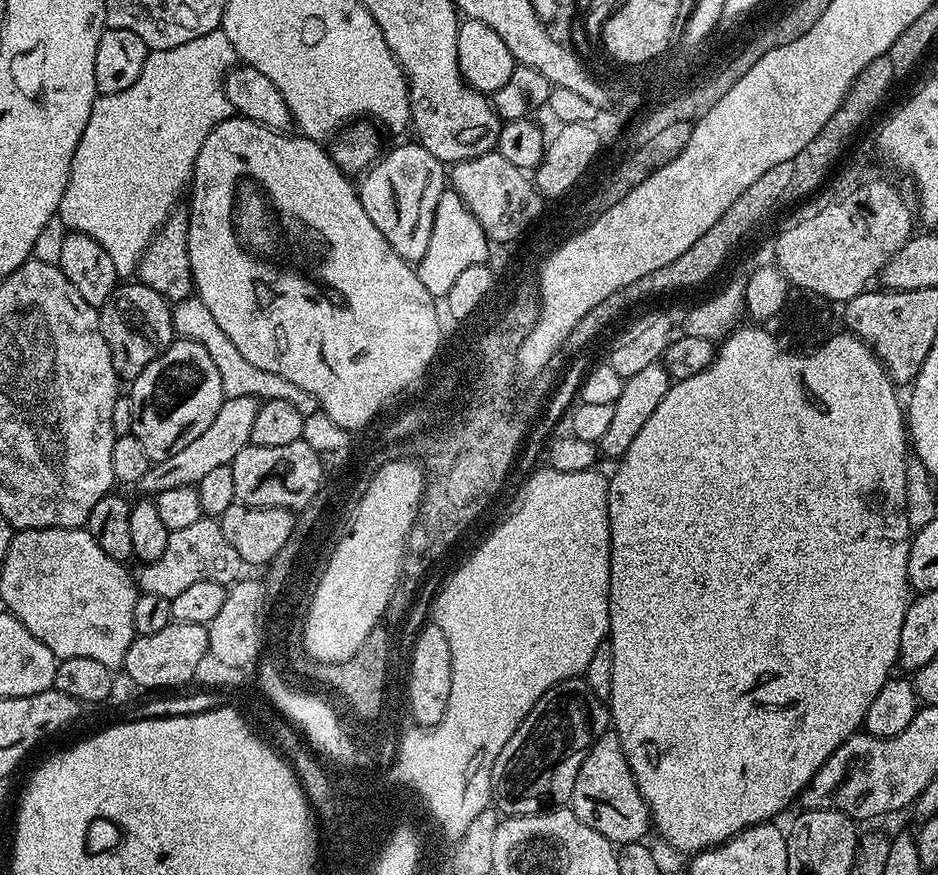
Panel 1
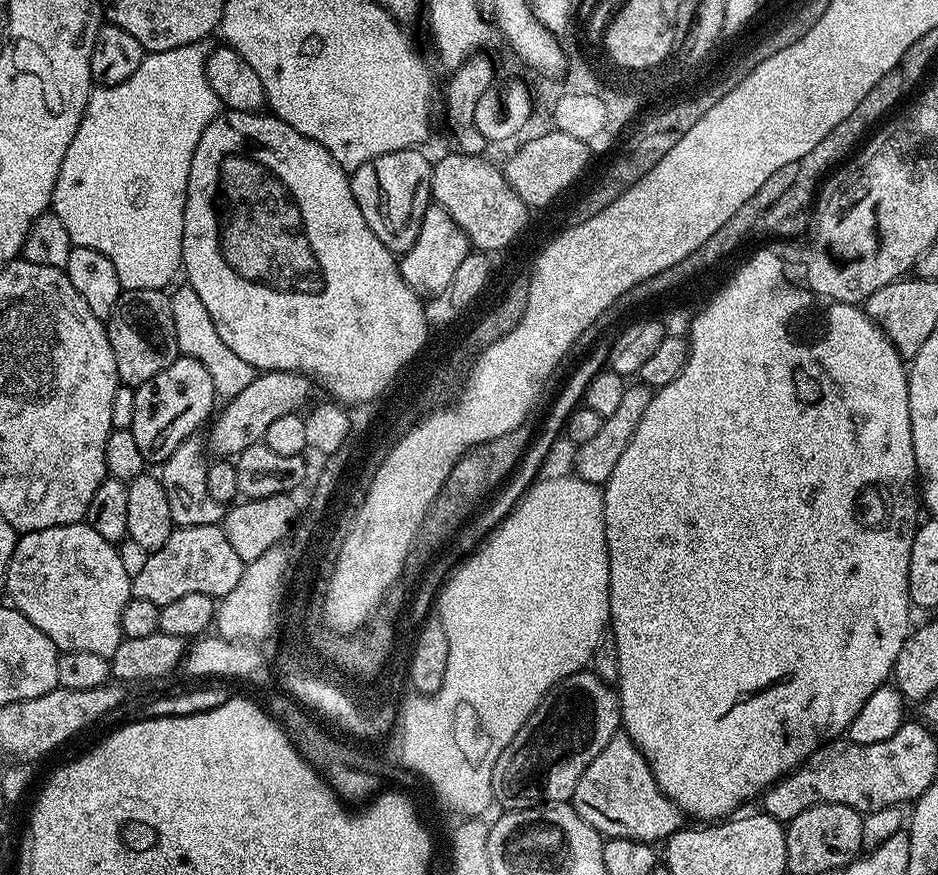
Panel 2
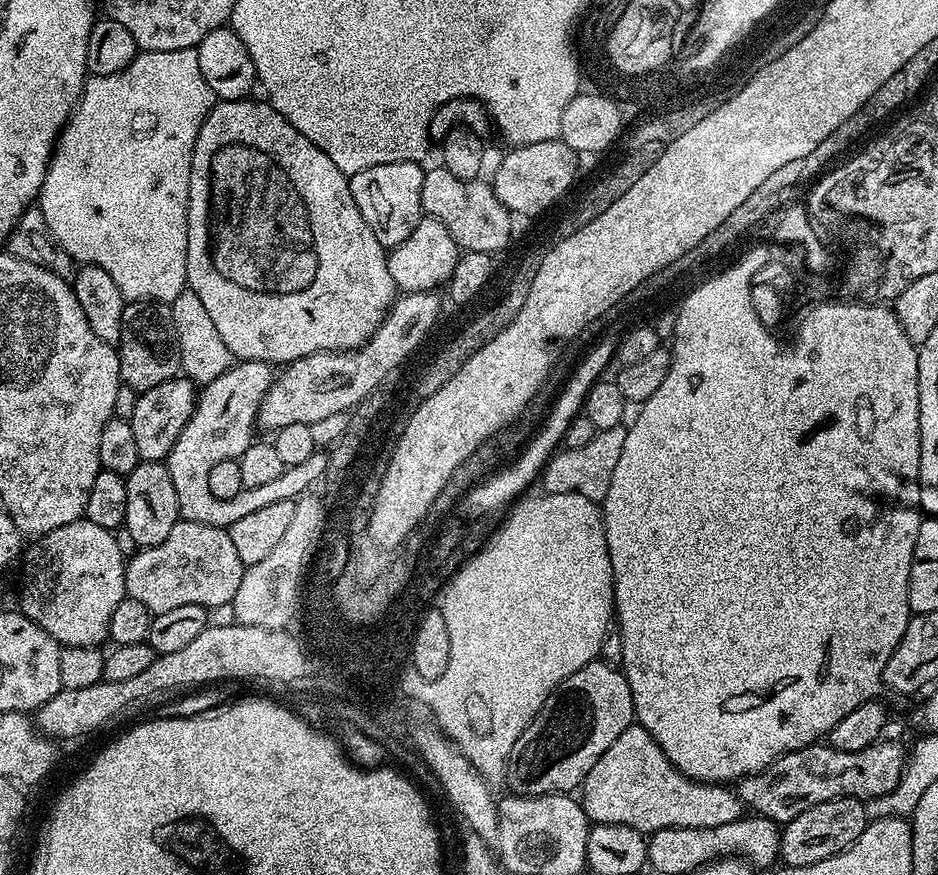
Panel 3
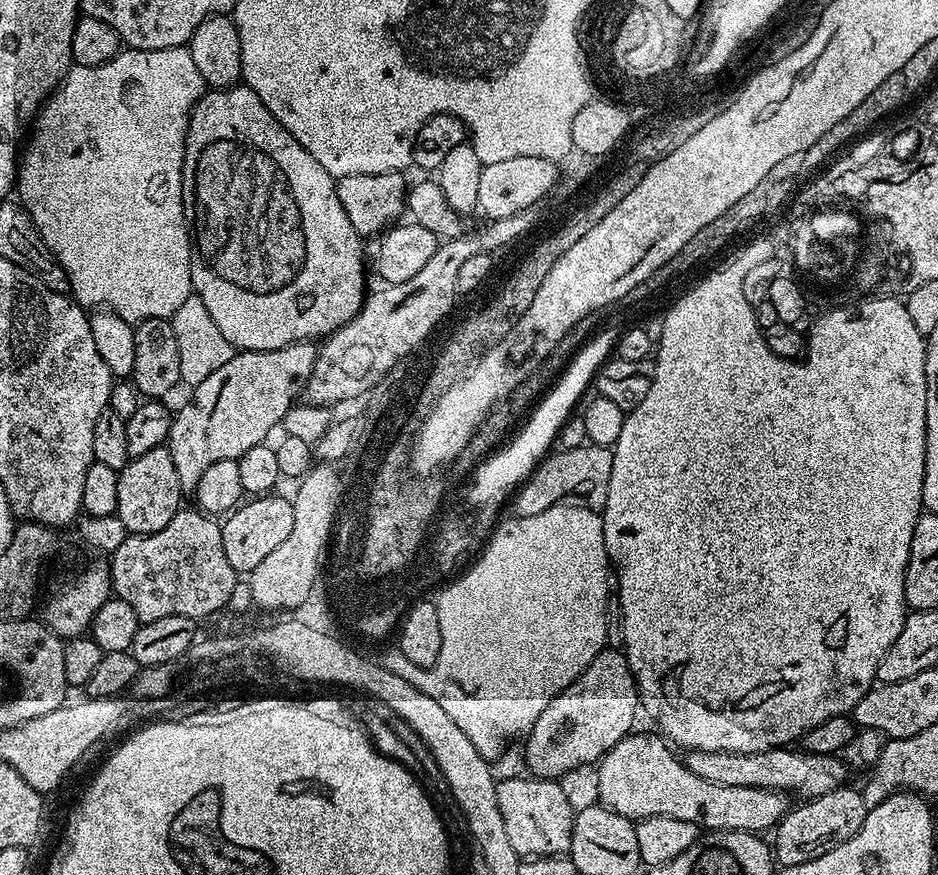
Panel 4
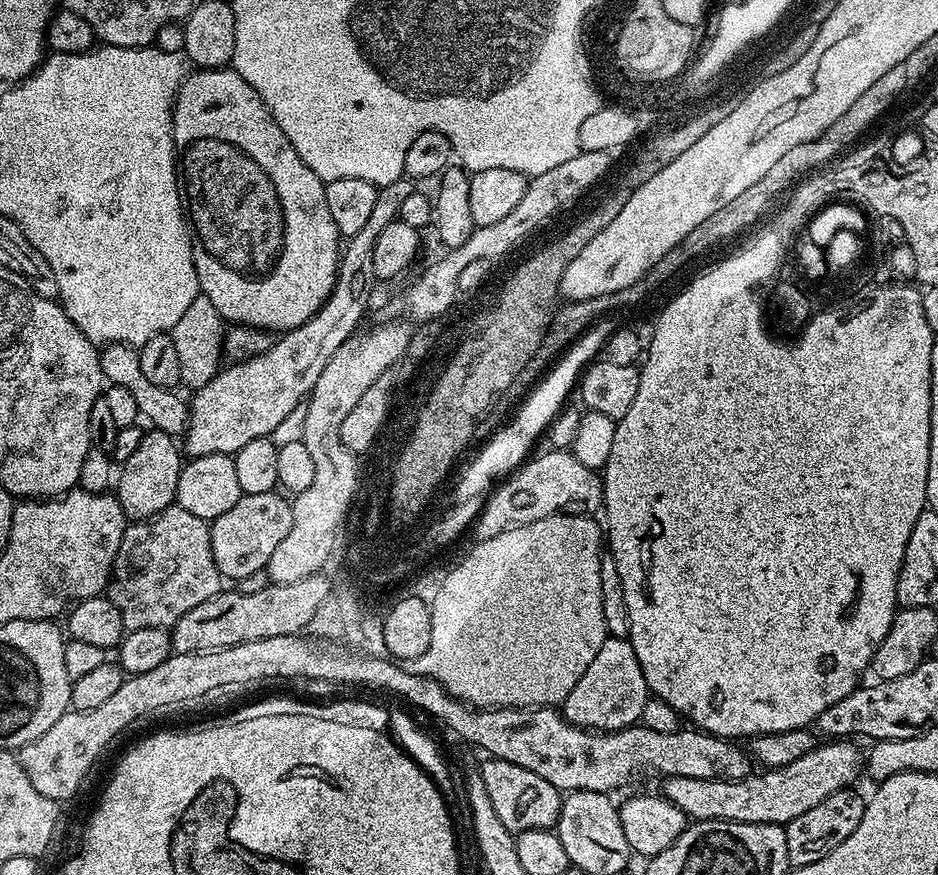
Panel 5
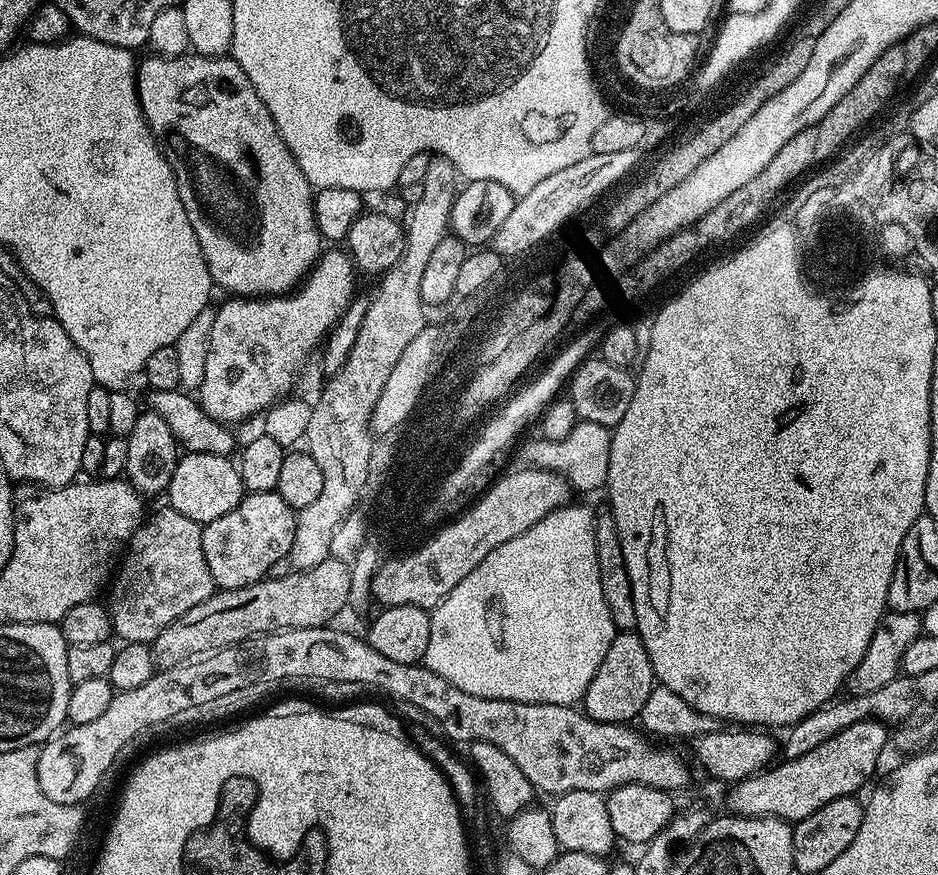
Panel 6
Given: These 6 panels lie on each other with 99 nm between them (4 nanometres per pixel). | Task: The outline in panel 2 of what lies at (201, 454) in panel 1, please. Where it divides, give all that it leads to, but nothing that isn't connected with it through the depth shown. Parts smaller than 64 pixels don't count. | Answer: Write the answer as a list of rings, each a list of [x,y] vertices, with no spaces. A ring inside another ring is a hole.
[[[261,371],[254,378],[254,382],[250,382],[250,386],[242,390],[242,394],[238,394],[223,405],[224,413],[216,424],[212,444],[210,440],[211,451],[213,453],[216,451],[215,455],[220,458],[235,458],[242,450],[261,443],[266,430],[270,430],[270,426],[278,418],[291,412],[299,413],[309,403],[308,395],[312,392],[311,387],[313,388],[313,385],[309,377],[299,372]]]

